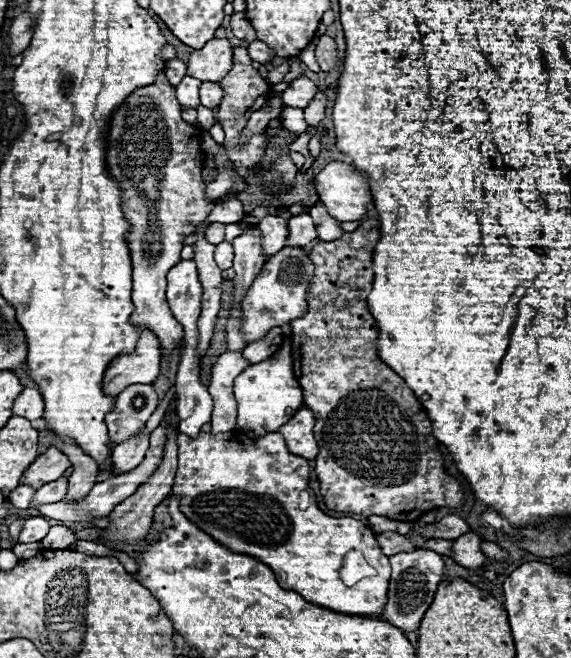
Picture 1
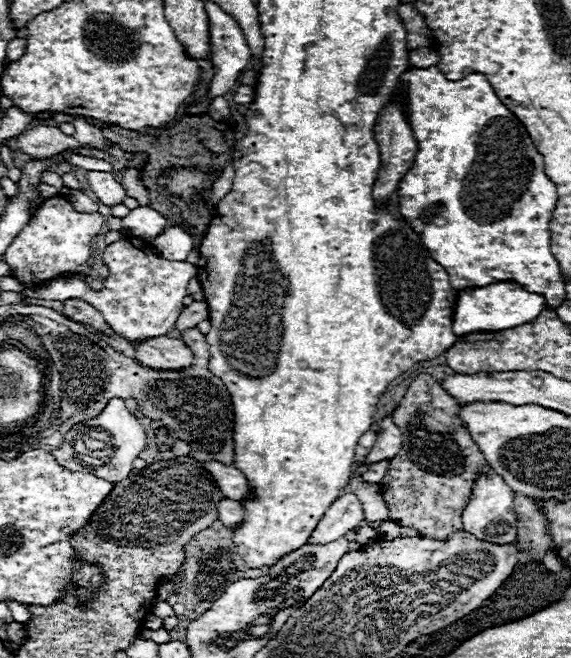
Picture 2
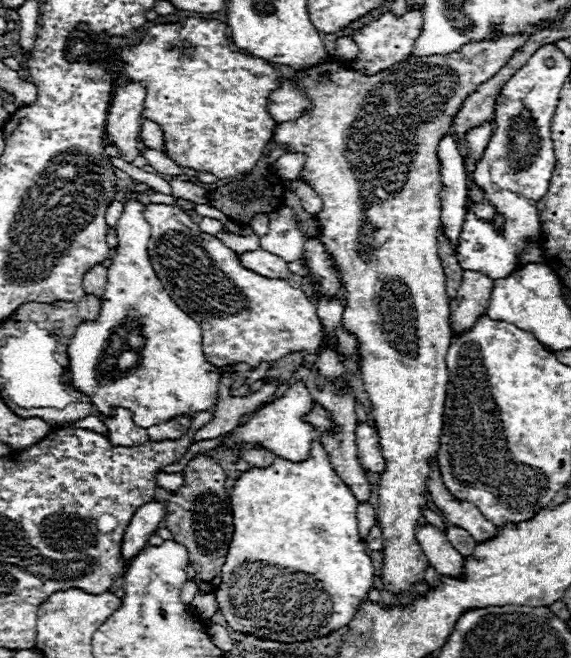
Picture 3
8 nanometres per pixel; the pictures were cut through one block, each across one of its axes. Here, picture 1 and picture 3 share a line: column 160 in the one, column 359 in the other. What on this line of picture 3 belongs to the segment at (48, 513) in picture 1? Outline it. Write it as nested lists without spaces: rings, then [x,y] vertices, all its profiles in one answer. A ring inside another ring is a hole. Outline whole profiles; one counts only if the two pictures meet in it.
[[[360,422],[358,428],[356,428],[356,444],[358,444],[360,464],[366,470],[380,474],[386,464],[384,464],[384,458],[382,458],[376,426],[370,424],[370,422]]]

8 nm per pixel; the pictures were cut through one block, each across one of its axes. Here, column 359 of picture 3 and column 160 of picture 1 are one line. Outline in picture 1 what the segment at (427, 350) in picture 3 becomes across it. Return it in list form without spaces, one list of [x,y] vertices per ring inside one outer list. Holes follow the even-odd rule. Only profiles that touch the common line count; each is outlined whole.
[[[160,72],[156,82],[132,92],[126,102],[114,112],[108,132],[108,170],[114,178],[118,178],[124,190],[124,216],[130,220],[132,230],[126,236],[130,244],[132,258],[132,302],[134,312],[130,322],[140,328],[150,328],[160,344],[162,352],[170,356],[176,344],[182,340],[182,326],[174,320],[168,304],[166,304],[166,272],[178,264],[180,250],[184,248],[184,238],[190,236],[194,224],[204,220],[214,208],[214,200],[204,198],[202,188],[202,168],[204,168],[204,152],[200,150],[200,132],[180,118],[180,104],[176,100],[174,86]]]

